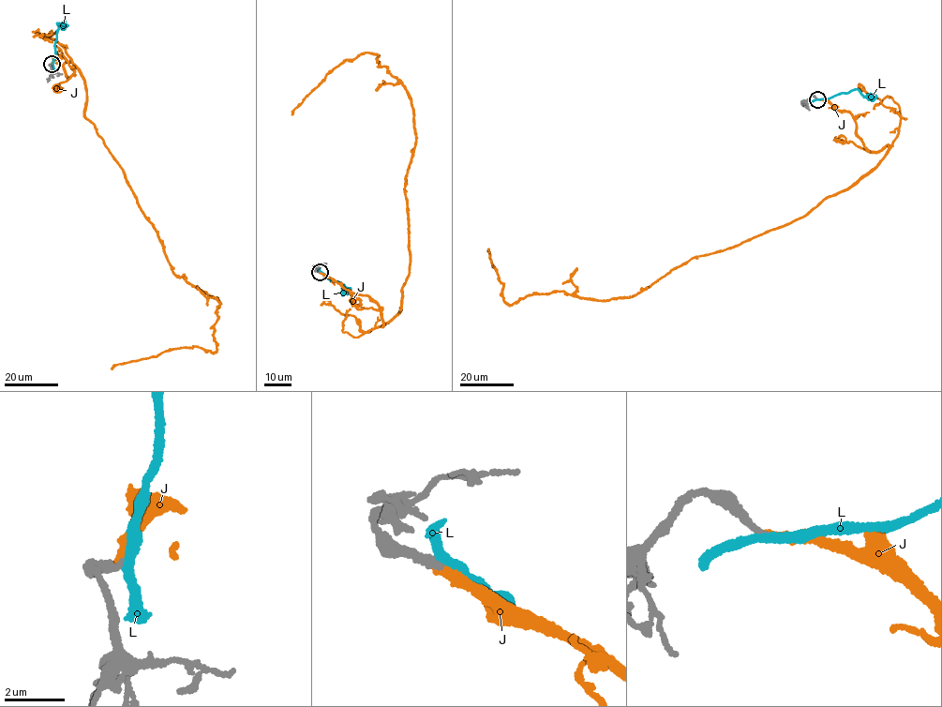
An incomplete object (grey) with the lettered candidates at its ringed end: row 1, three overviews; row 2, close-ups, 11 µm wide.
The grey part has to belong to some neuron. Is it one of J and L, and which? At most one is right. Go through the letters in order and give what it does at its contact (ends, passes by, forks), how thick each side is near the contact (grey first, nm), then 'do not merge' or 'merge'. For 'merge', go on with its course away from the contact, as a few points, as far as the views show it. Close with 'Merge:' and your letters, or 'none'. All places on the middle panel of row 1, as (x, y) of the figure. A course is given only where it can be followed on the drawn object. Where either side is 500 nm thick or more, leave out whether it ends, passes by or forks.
J: it ends | 280/260 nm | merge | via (319, 272), (375, 302), (381, 325), (402, 309), (413, 108), (405, 85), (365, 52), (326, 73), (291, 114)
L: it passes by | 300/320 nm | do not merge
Merge: J

